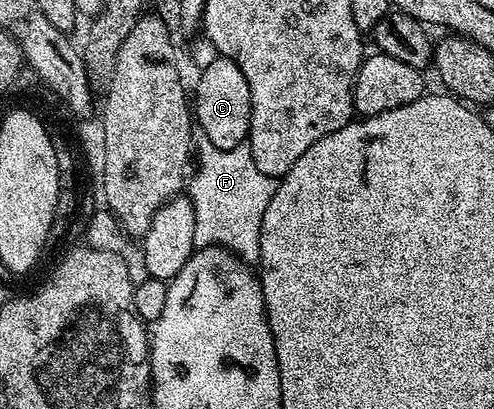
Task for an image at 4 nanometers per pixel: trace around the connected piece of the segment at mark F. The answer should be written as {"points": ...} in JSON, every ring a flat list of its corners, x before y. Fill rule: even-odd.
{"points":[[197,133,194,138,194,173,186,182,186,196,194,208,196,247,221,246,223,250,231,250,242,262,259,263,262,216,266,216,266,207,276,195,277,185,277,179,258,172,247,144,219,150,206,140,204,134]]}

